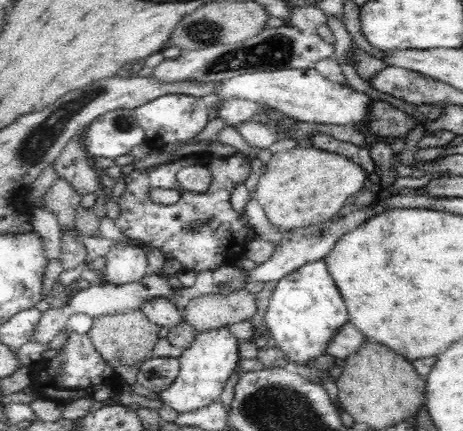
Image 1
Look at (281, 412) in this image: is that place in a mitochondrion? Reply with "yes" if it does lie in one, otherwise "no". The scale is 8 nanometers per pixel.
yes

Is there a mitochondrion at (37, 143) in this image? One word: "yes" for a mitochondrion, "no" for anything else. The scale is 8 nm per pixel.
yes

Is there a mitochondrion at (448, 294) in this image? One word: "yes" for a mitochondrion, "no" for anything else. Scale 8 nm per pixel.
no

